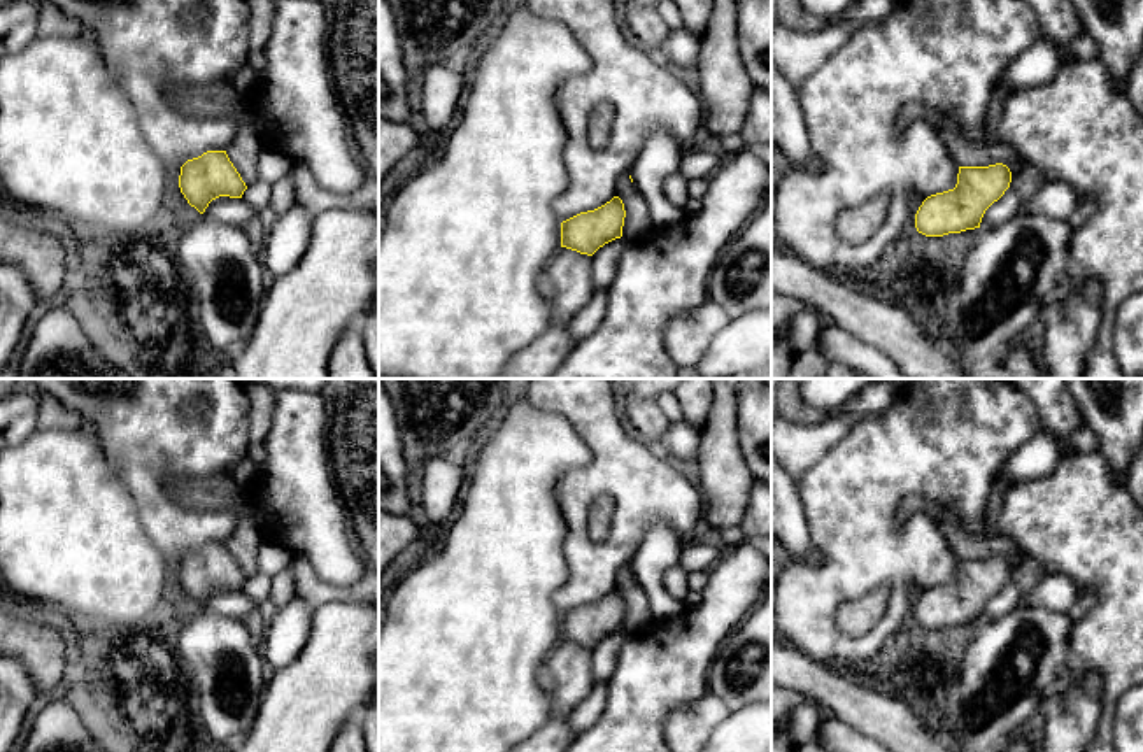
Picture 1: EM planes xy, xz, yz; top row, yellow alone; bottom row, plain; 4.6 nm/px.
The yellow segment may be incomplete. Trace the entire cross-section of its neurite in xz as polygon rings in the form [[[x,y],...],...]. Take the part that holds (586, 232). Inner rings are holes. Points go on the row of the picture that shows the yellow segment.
[[[614,196],[605,205],[561,223],[561,247],[593,256],[605,244],[622,237],[624,203]]]

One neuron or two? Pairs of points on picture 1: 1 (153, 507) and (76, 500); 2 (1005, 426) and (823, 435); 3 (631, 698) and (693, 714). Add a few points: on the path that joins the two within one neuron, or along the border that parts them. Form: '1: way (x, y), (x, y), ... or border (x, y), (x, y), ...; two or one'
1: border (118, 468), (135, 502), (139, 521), (153, 542); two
2: border (882, 414), (858, 421), (816, 461); two
3: border (707, 691), (672, 709), (665, 717), (661, 733); two

